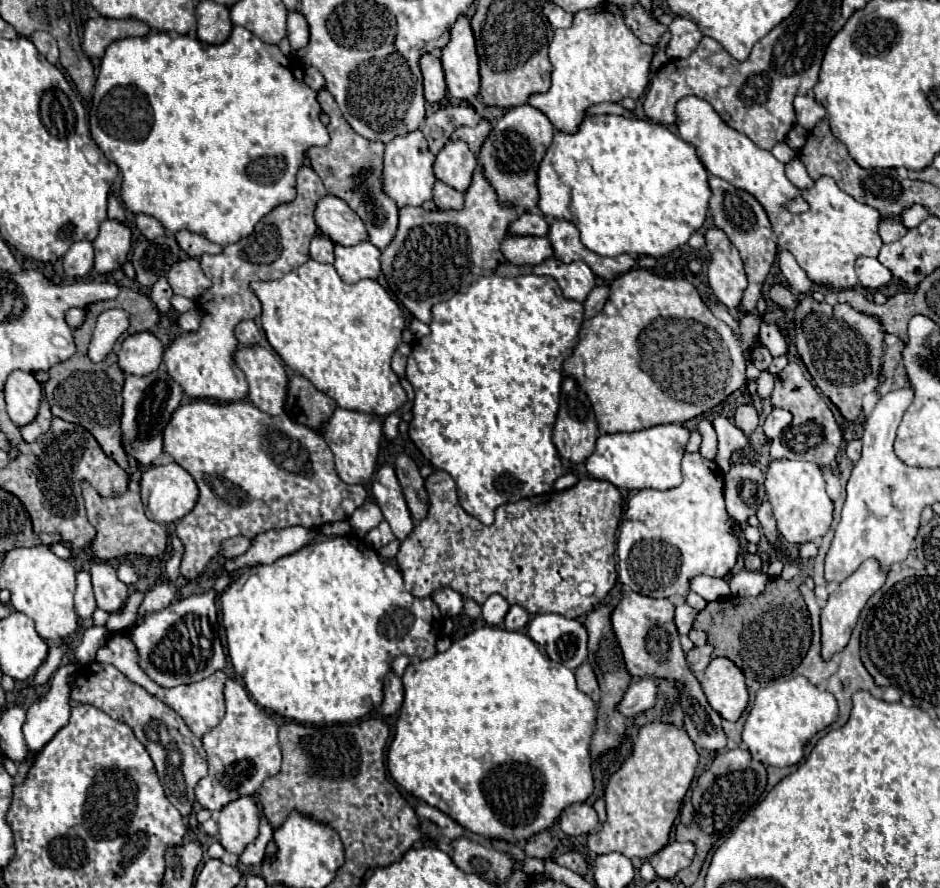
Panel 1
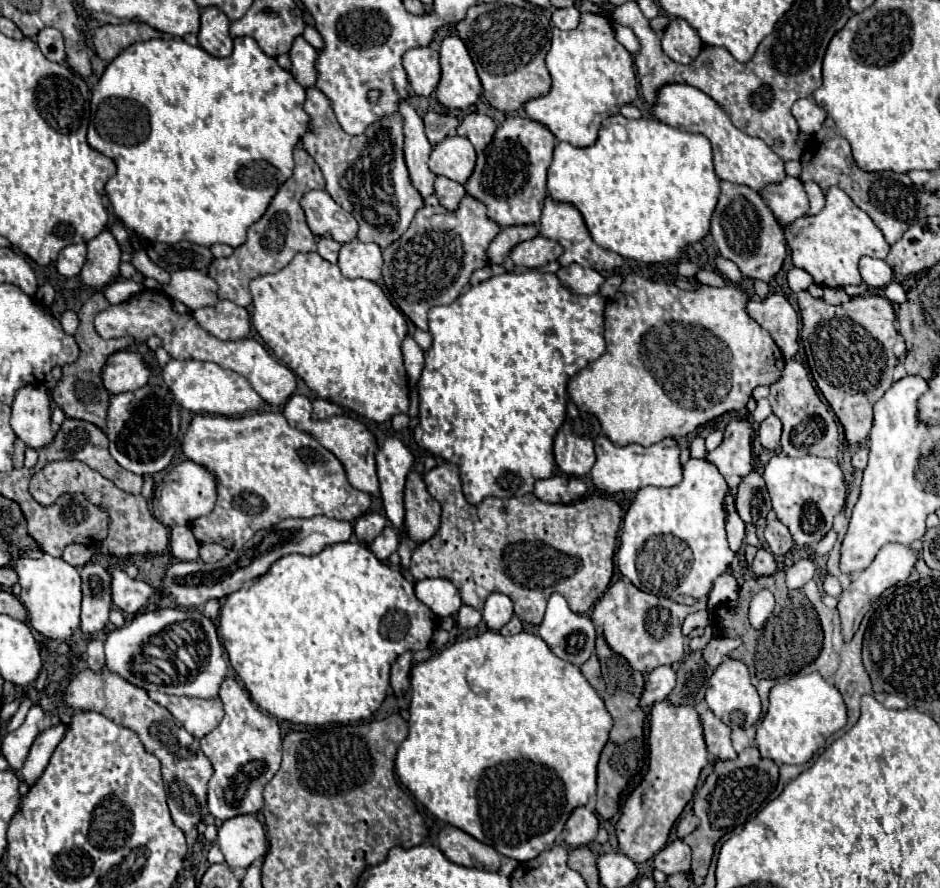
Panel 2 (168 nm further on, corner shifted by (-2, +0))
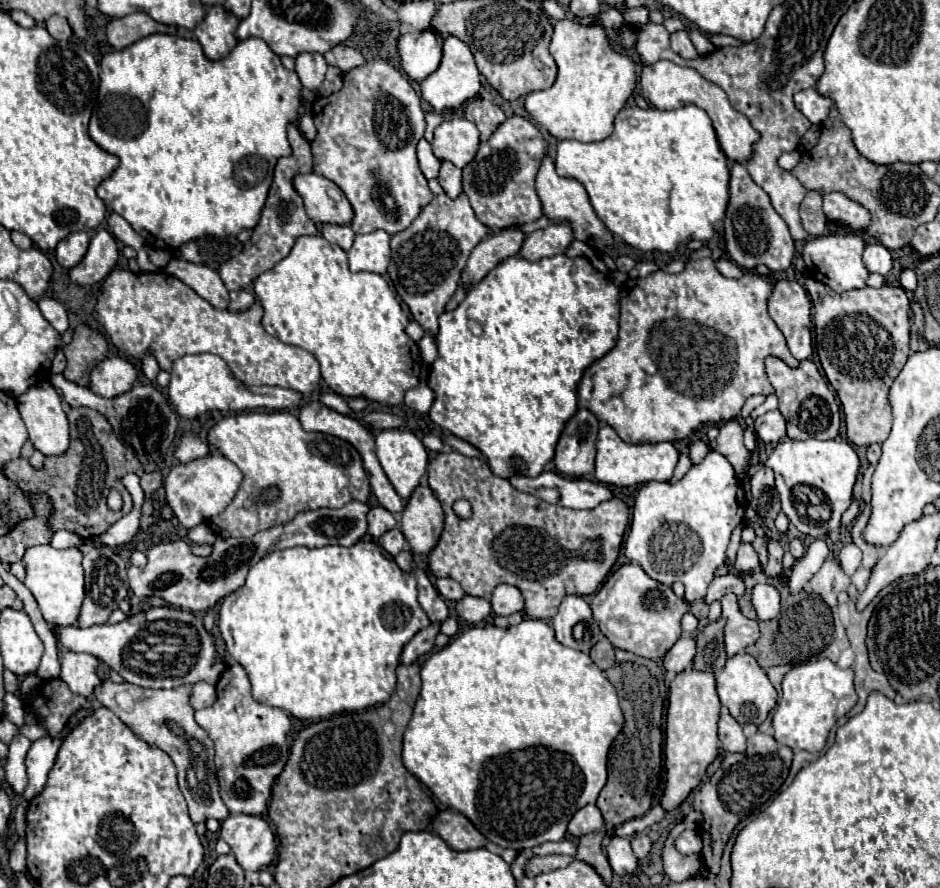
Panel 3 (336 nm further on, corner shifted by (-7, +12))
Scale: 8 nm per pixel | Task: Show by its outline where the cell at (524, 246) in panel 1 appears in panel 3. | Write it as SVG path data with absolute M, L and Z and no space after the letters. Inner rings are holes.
M550 224L546 228L528 234L520 254L530 262L538 262L542 258L564 254L572 240L574 236L568 224Z

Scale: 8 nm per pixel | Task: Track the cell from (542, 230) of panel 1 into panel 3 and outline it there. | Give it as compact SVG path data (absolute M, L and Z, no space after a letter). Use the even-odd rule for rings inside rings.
M506 228L502 230L502 234L486 236L484 242L480 242L472 250L468 264L462 272L460 286L468 286L468 288L476 286L496 264L500 264L510 256L516 256L522 242L524 242L524 234L516 228Z

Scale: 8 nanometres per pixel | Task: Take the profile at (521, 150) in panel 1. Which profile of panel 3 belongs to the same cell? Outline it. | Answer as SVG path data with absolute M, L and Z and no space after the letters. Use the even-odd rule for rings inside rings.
M522 116L508 118L498 126L488 142L480 144L476 158L462 168L462 188L482 224L488 228L510 228L536 222L542 216L542 204L534 190L534 178L546 152L546 140L538 128Z

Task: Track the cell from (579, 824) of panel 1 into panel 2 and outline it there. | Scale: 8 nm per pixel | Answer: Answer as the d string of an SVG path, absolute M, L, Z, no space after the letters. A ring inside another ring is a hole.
M579 806L571 812L569 820L565 822L563 840L573 848L591 844L597 836L597 828L599 828L599 820L597 820L595 812L591 812L585 806Z

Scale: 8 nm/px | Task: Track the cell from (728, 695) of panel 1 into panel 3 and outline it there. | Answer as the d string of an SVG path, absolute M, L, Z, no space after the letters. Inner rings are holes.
M740 652L732 658L728 658L726 666L718 672L716 676L716 686L718 686L718 696L720 696L720 702L722 706L726 706L732 714L732 718L738 722L738 724L756 724L760 726L768 712L776 706L776 690L772 686L772 682L768 680L764 668L758 666L756 658L746 654L746 652Z

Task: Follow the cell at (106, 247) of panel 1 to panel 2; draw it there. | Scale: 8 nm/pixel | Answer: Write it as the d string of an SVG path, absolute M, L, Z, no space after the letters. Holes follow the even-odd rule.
M109 230L87 242L87 262L81 270L81 280L87 286L107 286L119 278L121 246Z

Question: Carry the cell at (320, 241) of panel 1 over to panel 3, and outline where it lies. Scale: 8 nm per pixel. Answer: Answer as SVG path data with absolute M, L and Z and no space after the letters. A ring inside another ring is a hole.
M324 224L322 226L322 236L330 242L340 246L342 250L350 250L352 240L354 240L354 230L350 226L338 226L338 224Z

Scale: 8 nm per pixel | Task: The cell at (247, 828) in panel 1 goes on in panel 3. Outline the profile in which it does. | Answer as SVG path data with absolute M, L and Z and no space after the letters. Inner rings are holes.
M236 814L220 824L220 838L232 848L244 870L266 870L276 858L276 840L266 820L260 816Z

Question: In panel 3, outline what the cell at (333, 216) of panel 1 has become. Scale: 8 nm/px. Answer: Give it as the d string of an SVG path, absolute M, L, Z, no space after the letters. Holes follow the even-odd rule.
M310 172L294 176L292 184L294 190L302 196L310 220L316 224L350 224L352 206L332 180Z

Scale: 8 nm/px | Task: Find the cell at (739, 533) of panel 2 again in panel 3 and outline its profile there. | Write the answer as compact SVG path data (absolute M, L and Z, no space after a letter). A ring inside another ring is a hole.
M742 543L736 554L734 568L739 573L749 573L760 566L759 558L751 544Z

